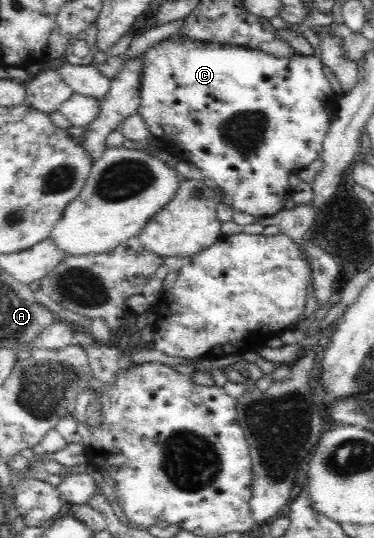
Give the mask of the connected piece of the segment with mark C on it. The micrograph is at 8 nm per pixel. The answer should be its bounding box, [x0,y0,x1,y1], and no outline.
[136,34,340,217]

